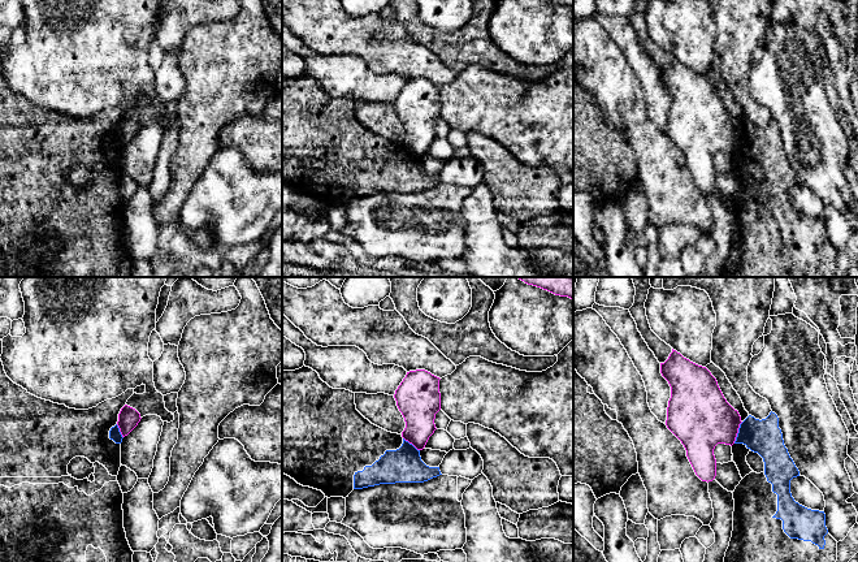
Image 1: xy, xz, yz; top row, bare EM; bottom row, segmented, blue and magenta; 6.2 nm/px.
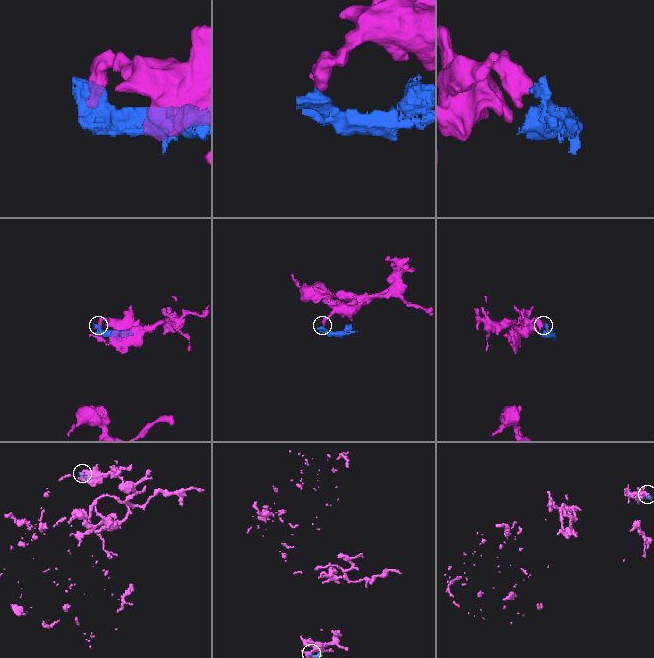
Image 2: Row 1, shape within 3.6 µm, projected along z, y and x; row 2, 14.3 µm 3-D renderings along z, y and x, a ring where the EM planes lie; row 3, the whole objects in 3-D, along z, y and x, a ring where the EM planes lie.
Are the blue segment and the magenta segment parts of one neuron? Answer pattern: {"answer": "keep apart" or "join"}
{"answer": "keep apart"}

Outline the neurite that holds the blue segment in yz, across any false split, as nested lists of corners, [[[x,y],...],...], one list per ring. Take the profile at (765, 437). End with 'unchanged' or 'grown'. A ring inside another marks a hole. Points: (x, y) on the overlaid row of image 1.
[[[712,362],[706,368],[742,422],[732,445],[733,462],[742,480],[732,492],[733,531],[724,562],[836,562],[837,541],[828,533],[824,511],[807,509],[792,497],[790,480],[800,476],[800,471],[784,445],[777,415],[771,411],[766,419],[755,419],[745,410],[725,373]],[[750,450],[763,458],[763,472],[757,474],[748,464],[746,455]]]; grown

